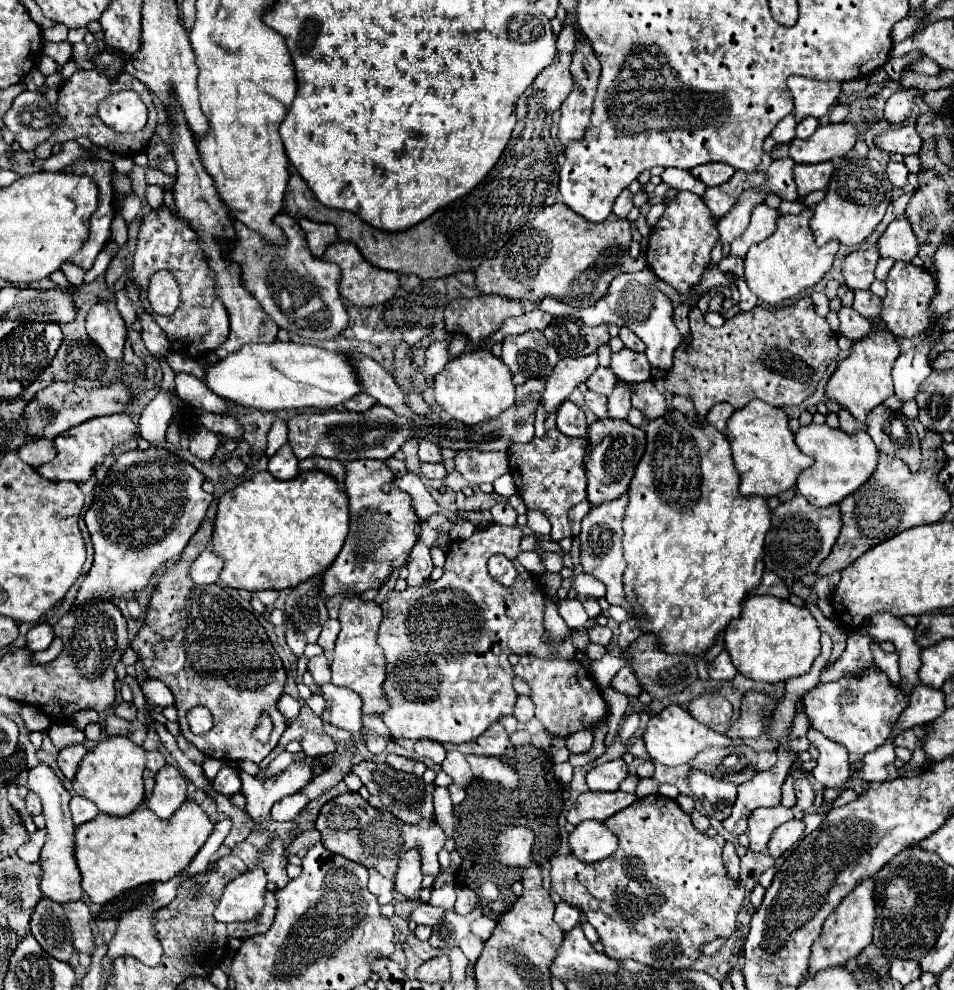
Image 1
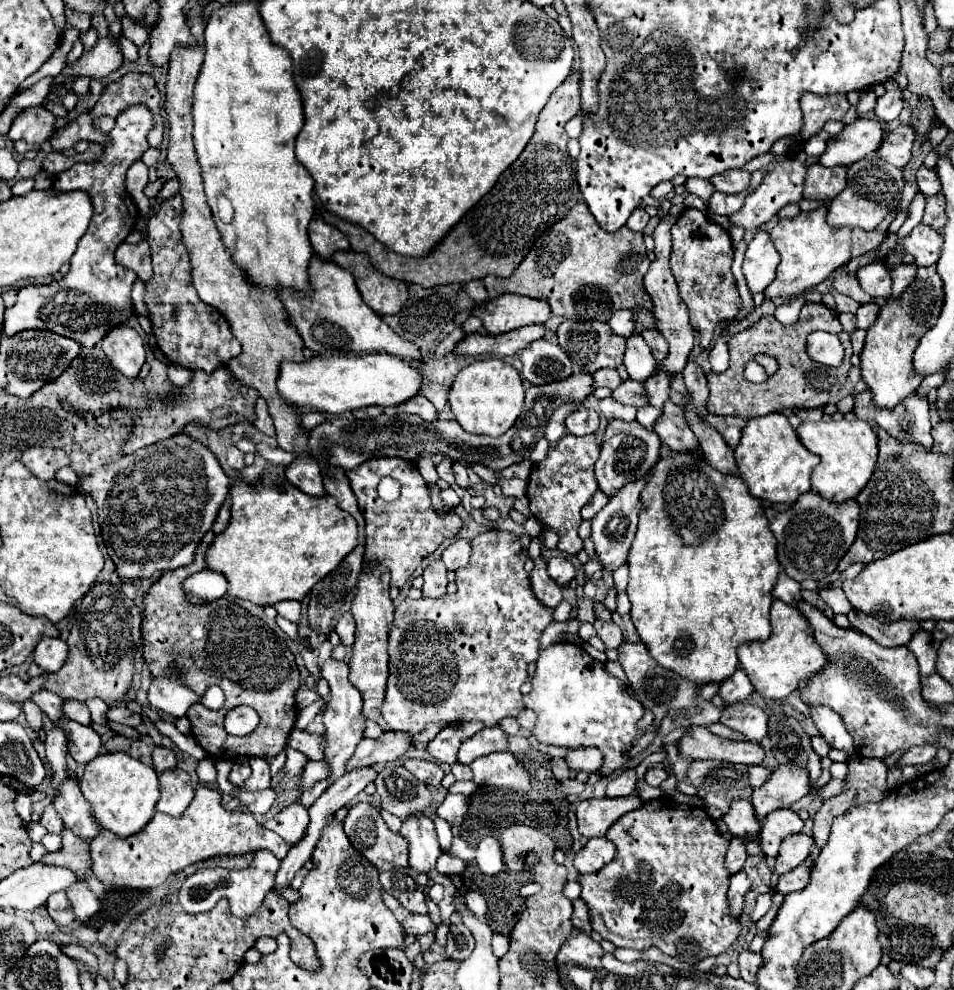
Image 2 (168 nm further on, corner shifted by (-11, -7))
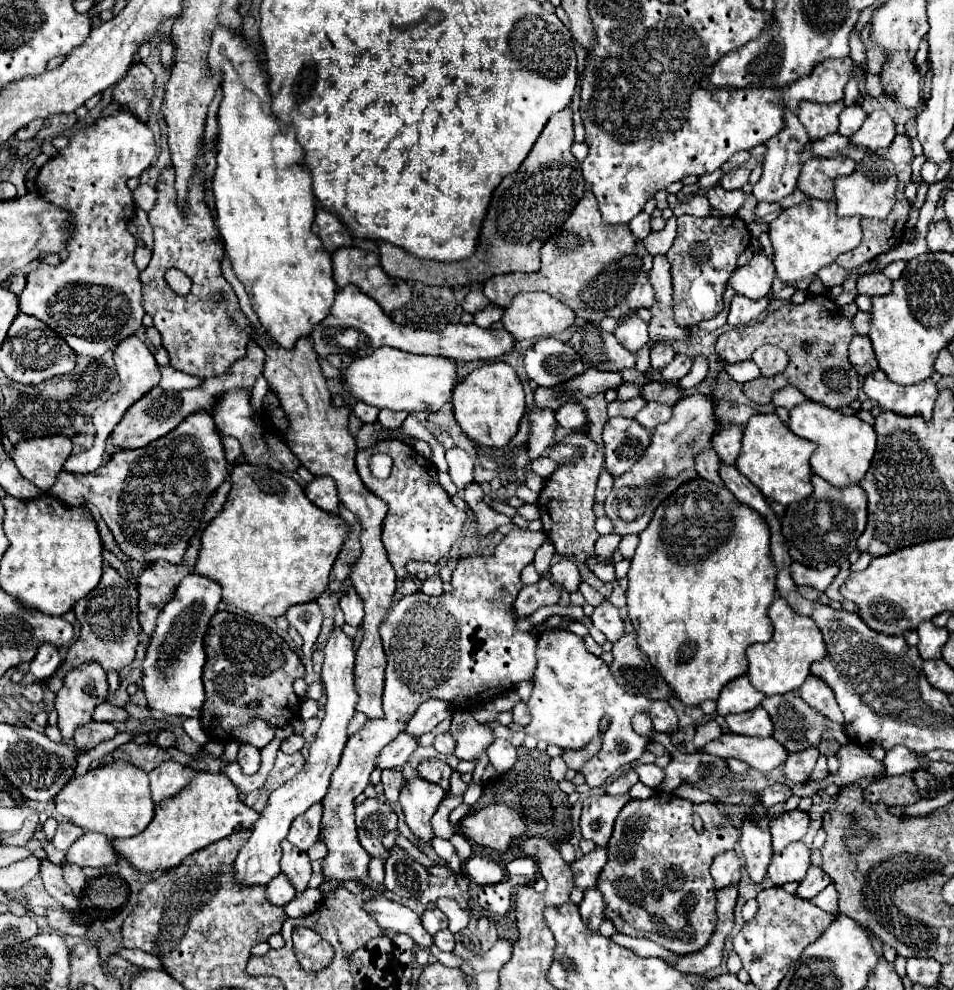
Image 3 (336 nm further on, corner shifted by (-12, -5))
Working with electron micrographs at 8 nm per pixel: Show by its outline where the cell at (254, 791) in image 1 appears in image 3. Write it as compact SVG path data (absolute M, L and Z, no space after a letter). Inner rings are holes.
M425 701L425 705L419 705L413 719L407 725L407 733L413 737L421 737L429 731L433 731L443 719L453 715L453 707L445 705L445 701Z

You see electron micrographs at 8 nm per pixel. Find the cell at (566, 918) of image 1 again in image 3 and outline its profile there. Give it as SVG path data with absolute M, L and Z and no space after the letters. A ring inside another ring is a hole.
M589 889L585 893L585 899L579 905L579 911L581 911L581 917L585 919L585 923L593 931L597 931L599 929L599 923L605 919L605 901L603 901L601 891Z

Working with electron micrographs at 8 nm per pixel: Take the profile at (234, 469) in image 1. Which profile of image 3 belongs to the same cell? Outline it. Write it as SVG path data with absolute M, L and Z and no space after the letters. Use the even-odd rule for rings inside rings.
M225 437L223 439L223 447L225 447L225 459L229 461L229 465L233 465L235 459L241 457L241 445L239 445L239 441L233 439L233 437Z

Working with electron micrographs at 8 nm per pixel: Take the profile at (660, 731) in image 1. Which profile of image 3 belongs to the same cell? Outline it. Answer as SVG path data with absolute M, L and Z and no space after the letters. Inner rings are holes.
M735 733L721 735L719 739L705 745L703 751L719 755L723 759L735 757L761 773L773 771L789 757L787 749L773 737L745 737Z

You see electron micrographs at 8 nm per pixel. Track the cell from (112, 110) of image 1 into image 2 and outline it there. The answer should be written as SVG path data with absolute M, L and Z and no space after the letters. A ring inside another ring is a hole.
M145 105L128 107L116 117L116 125L108 133L112 145L104 147L98 161L76 163L68 171L54 177L52 187L56 191L86 191L94 203L94 217L88 233L78 243L70 271L60 281L52 281L48 285L28 285L18 291L16 303L4 313L2 337L12 337L24 329L48 329L70 337L84 347L94 347L112 327L124 323L134 313L130 291L136 281L136 273L120 267L114 261L114 251L128 237L140 217L134 199L126 191L126 171L148 149L146 135L152 129L154 115Z

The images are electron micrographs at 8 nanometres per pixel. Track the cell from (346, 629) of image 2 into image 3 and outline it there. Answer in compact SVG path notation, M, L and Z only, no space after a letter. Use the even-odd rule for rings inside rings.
M353 587L343 593L339 605L341 605L341 609L345 613L345 621L349 625L355 625L355 627L361 625L361 621L363 621L363 601Z

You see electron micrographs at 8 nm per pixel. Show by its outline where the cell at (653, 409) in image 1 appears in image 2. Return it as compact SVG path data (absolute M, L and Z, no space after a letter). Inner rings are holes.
M664 403L664 411L660 419L654 423L654 433L658 433L660 441L668 445L672 451L698 451L698 439L684 421L684 409L674 403Z

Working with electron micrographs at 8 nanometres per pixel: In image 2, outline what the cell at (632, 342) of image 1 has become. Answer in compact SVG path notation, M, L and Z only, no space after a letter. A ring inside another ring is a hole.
M642 331L640 335L648 343L648 347L652 349L652 355L654 355L656 361L666 359L666 355L668 355L668 343L666 343L666 339L660 333L656 333L656 331Z

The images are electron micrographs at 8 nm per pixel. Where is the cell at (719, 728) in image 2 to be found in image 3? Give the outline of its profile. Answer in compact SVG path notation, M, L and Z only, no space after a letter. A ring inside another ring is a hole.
M709 721L709 723L701 725L701 727L697 727L695 747L697 747L697 749L703 749L709 741L713 741L713 739L717 739L717 737L721 737L721 735L723 735L723 731L721 731L721 727L717 725L717 721Z

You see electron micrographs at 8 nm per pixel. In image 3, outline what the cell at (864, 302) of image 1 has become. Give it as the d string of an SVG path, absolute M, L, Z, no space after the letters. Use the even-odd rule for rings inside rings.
M859 311L859 313L853 317L853 327L855 327L855 333L857 333L857 335L867 335L867 331L869 331L869 327L871 327L871 315Z

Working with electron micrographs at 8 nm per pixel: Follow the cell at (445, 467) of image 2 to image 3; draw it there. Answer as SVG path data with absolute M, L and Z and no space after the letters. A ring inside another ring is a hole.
M459 447L447 449L447 463L449 463L449 475L453 483L459 489L465 489L473 481L473 461L469 453Z

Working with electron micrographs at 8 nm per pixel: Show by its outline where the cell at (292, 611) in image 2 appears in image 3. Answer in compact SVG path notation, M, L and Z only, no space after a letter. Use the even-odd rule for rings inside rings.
M303 603L303 605L295 605L285 613L287 621L291 627L295 627L299 631L299 635L303 637L303 653L307 657L311 657L311 649L313 643L319 637L321 631L321 621L323 621L323 613L319 609L319 605L313 603Z

